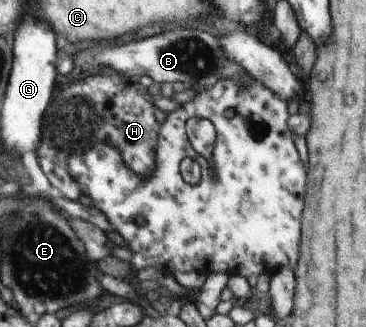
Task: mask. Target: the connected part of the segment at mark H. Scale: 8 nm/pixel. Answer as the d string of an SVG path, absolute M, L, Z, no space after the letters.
M111 66L83 73L76 80L62 82L53 95L51 107L47 108L47 117L42 117L45 143L36 149L39 167L55 189L76 202L83 191L69 177L65 157L79 155L83 147L87 149L95 143L115 145L122 162L136 176L149 177L156 168L157 141L166 113L153 105L151 95L137 80L128 79Z

